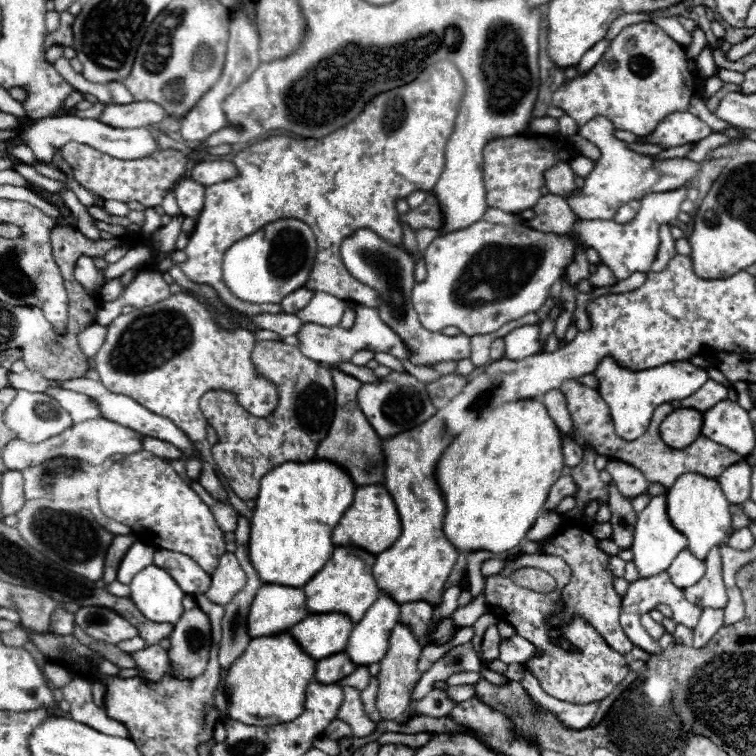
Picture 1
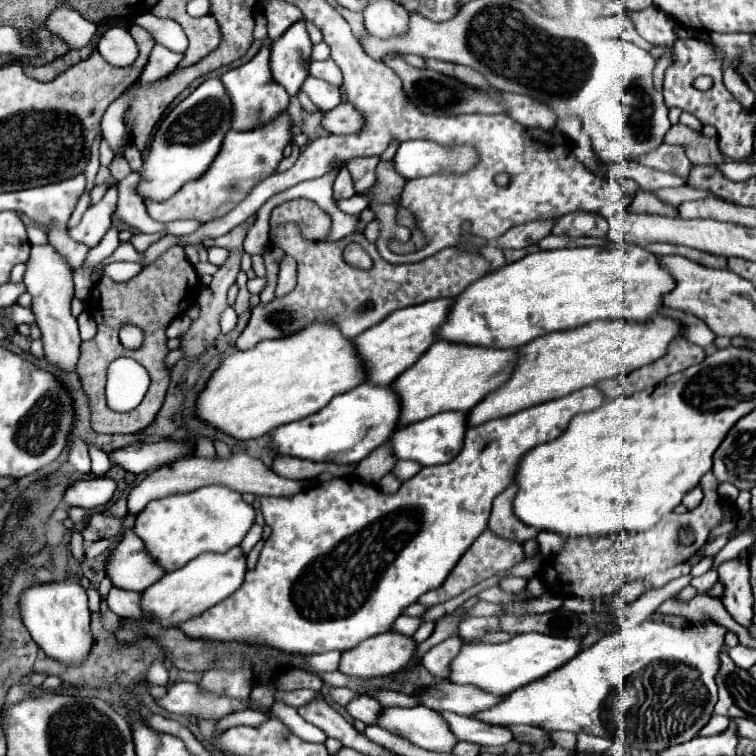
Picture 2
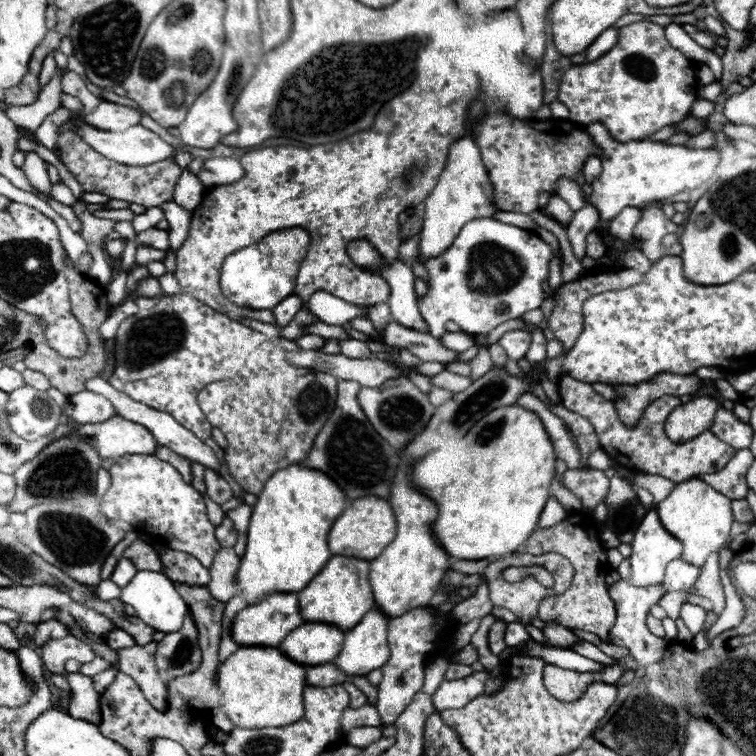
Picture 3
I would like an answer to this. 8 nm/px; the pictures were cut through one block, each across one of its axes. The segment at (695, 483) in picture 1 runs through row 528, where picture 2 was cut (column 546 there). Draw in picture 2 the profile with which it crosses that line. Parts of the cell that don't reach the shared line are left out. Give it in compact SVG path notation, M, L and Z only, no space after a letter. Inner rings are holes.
M644 620L634 630L618 630L600 638L590 648L584 648L568 664L548 674L544 680L536 680L496 704L490 710L478 712L476 718L497 726L524 724L538 726L542 730L568 730L568 732L588 732L594 736L606 736L622 744L634 744L638 750L662 752L672 744L682 744L692 740L700 728L704 728L718 702L716 672L720 670L720 650L724 646L724 636L728 628L714 620L700 620L688 628L678 628L658 620ZM636 674L636 720L632 714L630 686Z

